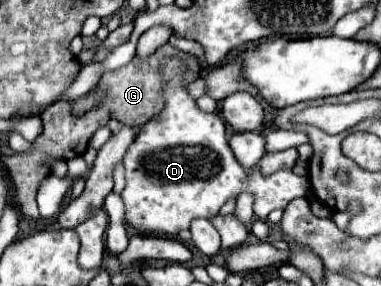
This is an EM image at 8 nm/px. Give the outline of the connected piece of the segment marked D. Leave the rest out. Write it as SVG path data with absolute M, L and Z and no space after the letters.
M177 58L163 62L163 78L167 80L167 104L159 116L141 128L123 160L127 186L121 198L125 204L125 220L133 228L145 234L175 238L181 228L189 228L191 220L215 216L231 196L239 196L241 192L255 194L255 216L267 220L269 212L285 208L293 198L309 192L309 178L297 176L291 170L279 170L271 176L263 176L257 170L249 180L247 170L239 166L227 144L223 118L199 110L187 94L183 86L183 62Z

